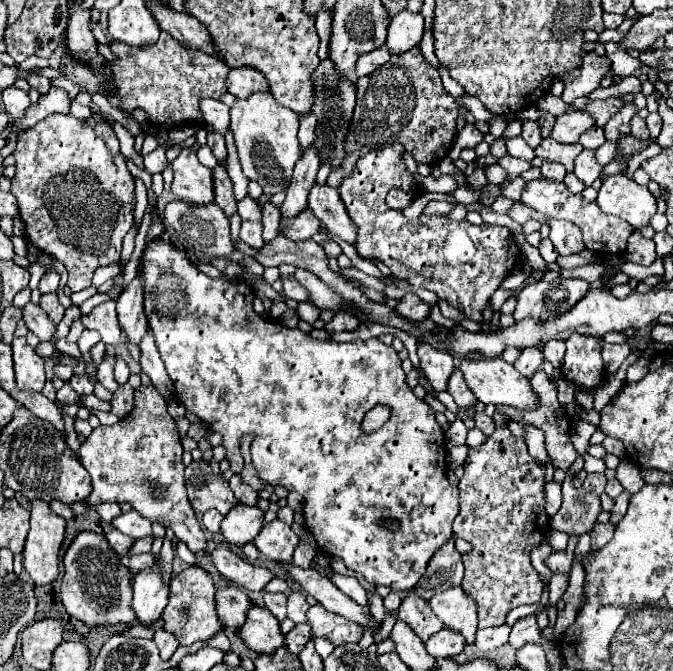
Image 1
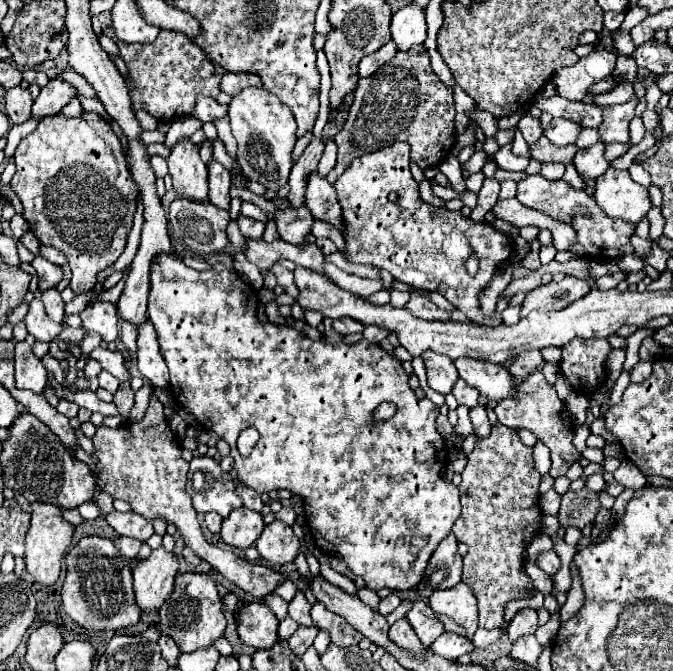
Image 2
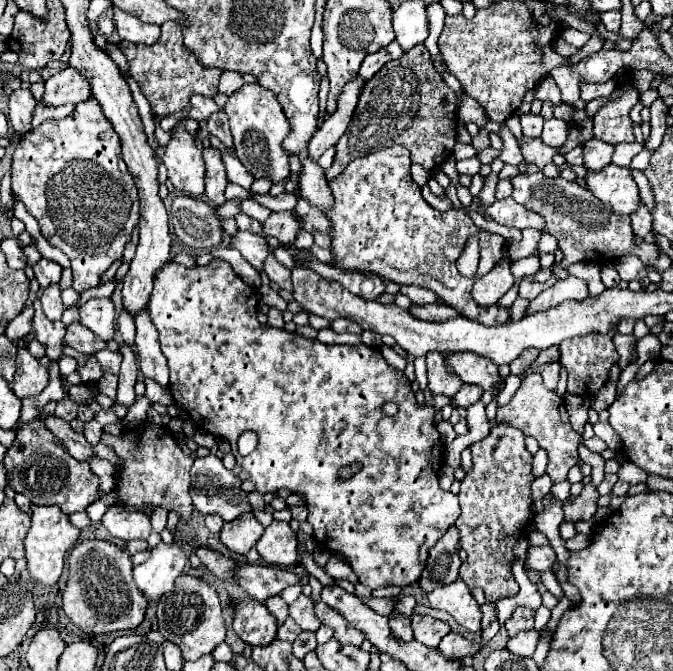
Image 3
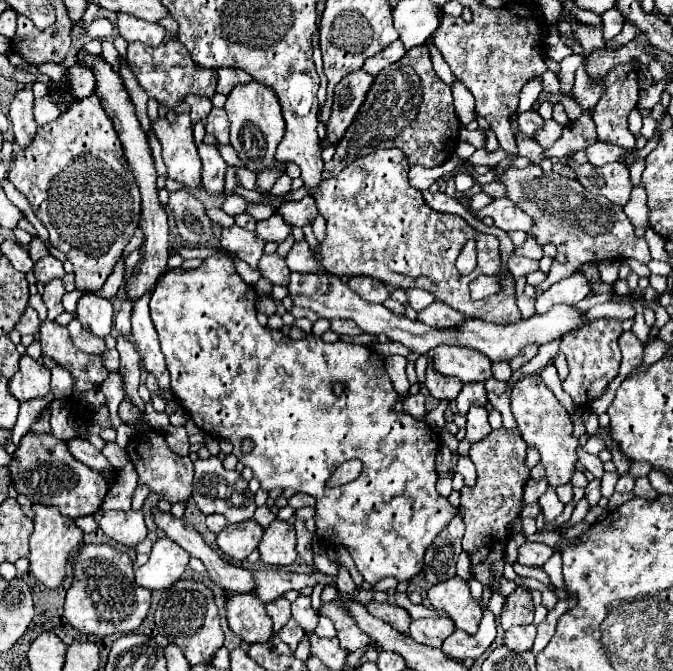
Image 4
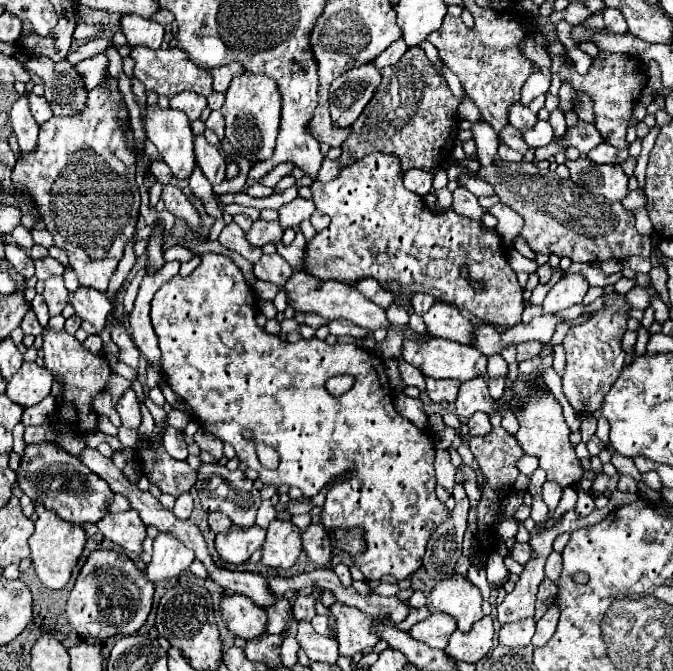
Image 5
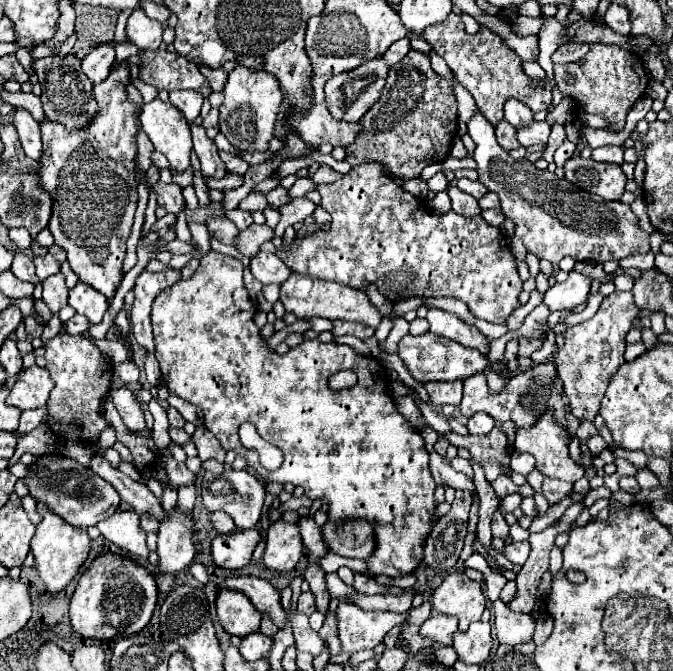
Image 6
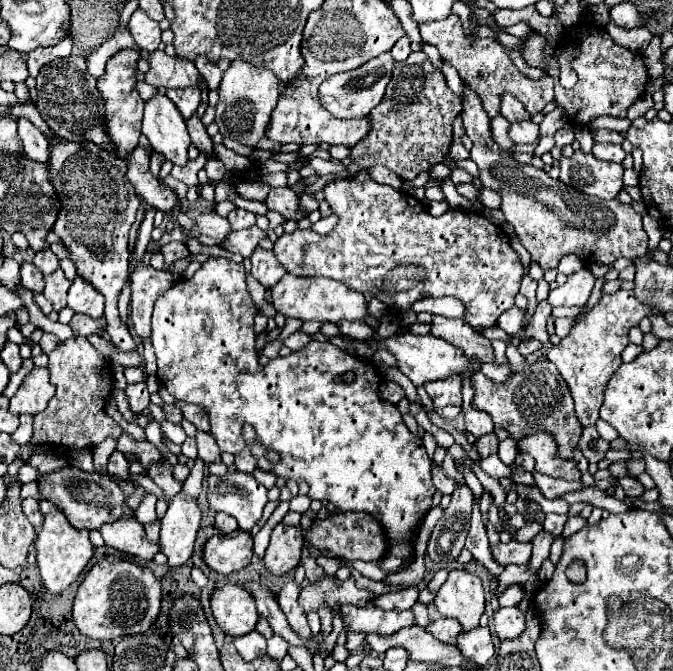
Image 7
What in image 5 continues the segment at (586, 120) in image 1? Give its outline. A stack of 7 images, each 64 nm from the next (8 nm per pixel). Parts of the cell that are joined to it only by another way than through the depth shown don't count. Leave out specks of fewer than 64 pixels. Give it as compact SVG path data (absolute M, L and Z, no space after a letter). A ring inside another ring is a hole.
M536 122L530 130L522 132L522 138L528 146L532 148L540 148L540 146L548 146L552 142L554 130L550 126L550 122Z

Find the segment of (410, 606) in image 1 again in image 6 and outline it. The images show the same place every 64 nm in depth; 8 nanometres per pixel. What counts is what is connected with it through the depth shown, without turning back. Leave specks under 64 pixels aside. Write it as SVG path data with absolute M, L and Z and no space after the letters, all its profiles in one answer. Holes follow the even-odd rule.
M436 614L430 616L422 626L420 632L424 632L424 636L432 636L432 640L450 646L452 644L452 634L458 630L456 618L454 616L444 616L444 614Z

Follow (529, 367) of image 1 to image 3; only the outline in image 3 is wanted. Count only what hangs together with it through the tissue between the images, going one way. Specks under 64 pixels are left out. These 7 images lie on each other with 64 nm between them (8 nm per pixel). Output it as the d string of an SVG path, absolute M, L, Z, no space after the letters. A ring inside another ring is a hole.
M528 348L528 350L524 350L512 364L510 364L510 370L512 370L512 374L518 374L518 376L524 376L526 374L526 370L530 368L530 364L536 360L536 356L538 356L538 350L536 348Z

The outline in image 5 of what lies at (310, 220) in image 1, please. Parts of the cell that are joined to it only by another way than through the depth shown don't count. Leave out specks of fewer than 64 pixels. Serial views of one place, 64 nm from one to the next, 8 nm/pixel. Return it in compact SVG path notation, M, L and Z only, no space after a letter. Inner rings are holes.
M258 220L252 224L252 228L248 230L248 242L252 246L264 246L268 242L278 242L282 238L282 228L278 222L266 222L266 220Z

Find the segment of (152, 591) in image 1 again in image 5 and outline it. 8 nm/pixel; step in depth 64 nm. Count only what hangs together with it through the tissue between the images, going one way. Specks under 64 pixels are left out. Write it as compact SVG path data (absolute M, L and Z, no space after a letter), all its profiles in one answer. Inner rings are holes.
M160 532L154 540L154 554L152 562L146 568L146 578L150 582L162 582L180 576L184 570L190 568L194 560L194 552L188 550L178 538L168 532Z

